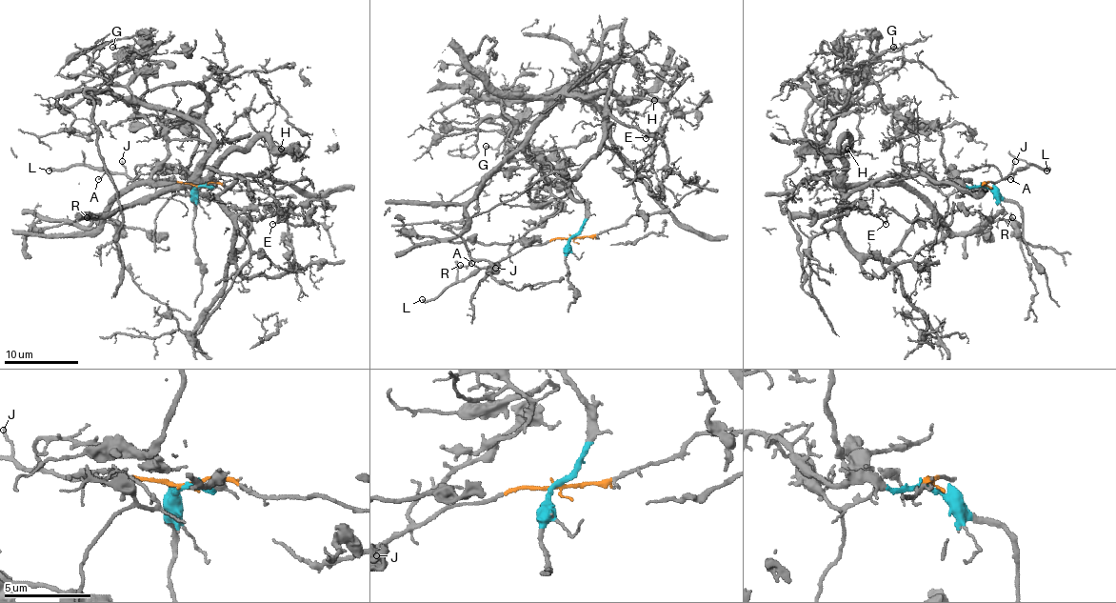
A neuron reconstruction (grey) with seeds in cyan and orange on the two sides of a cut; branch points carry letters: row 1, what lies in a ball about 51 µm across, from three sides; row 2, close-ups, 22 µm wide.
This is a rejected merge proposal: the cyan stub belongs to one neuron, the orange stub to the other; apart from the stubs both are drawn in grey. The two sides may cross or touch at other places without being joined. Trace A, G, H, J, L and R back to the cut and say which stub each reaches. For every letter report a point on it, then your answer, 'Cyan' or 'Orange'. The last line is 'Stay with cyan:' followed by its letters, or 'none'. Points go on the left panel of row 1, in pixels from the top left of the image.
A: Place: (98, 179). Orange
G: Place: (112, 47). Cyan
H: Place: (281, 149). Cyan
J: Place: (122, 161). Orange
L: Place: (49, 170). Orange
R: Place: (87, 217). Cyan
Stay with cyan: G, H, R

